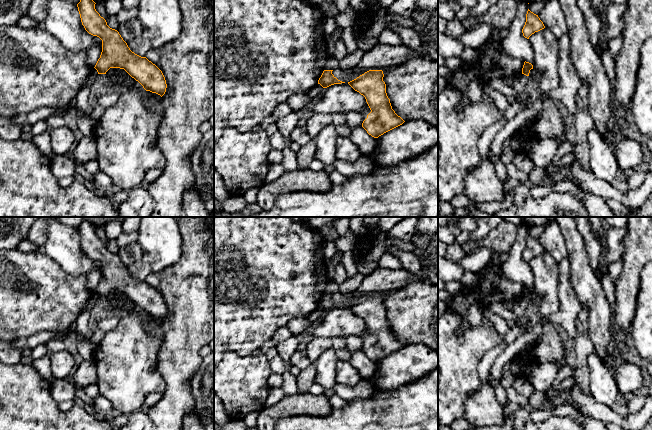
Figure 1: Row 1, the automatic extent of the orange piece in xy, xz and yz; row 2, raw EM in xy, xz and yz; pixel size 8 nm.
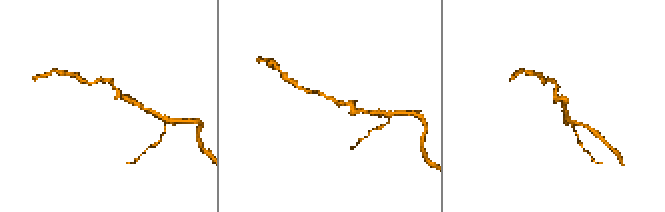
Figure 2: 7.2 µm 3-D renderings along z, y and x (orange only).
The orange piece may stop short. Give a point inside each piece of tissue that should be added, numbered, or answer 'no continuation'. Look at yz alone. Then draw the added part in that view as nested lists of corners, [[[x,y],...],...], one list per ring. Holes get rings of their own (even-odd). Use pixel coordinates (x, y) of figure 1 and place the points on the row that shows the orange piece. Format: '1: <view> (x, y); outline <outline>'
no continuation

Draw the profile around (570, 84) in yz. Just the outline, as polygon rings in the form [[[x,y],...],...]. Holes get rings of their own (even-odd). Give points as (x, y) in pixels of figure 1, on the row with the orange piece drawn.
[[[565,32],[559,39],[558,73],[560,84],[546,96],[553,101],[561,102],[572,115],[577,113],[576,95],[582,87],[582,82],[570,58],[570,40]]]

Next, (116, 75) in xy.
[[[110,68],[106,75],[109,77],[109,81],[112,84],[122,84],[130,86],[131,88],[135,85],[135,79],[132,78],[124,69]]]

